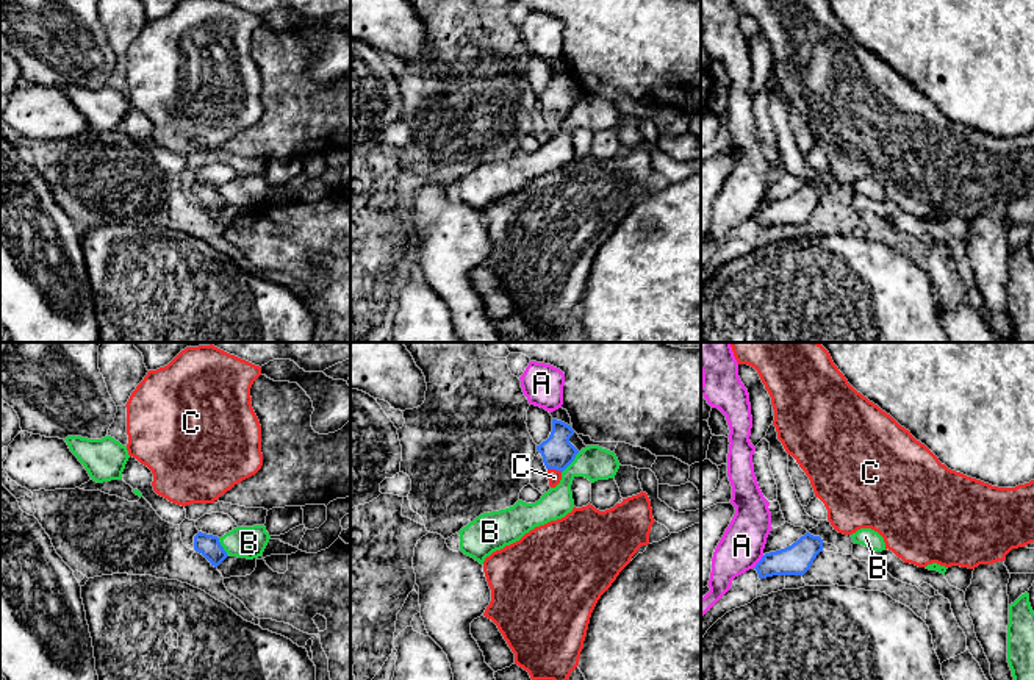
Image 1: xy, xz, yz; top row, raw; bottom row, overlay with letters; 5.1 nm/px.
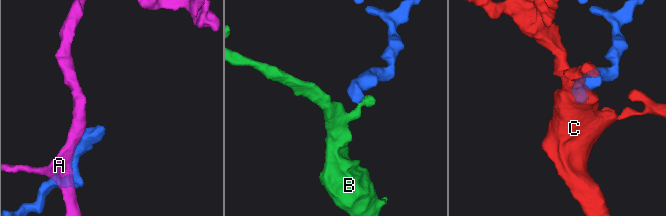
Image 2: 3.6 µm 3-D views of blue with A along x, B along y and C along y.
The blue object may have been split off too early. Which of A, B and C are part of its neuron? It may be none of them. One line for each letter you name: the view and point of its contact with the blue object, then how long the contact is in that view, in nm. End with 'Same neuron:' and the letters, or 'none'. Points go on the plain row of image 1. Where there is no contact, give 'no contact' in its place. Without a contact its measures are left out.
C: xz (554, 118) | 80 nm
Same neuron: C

